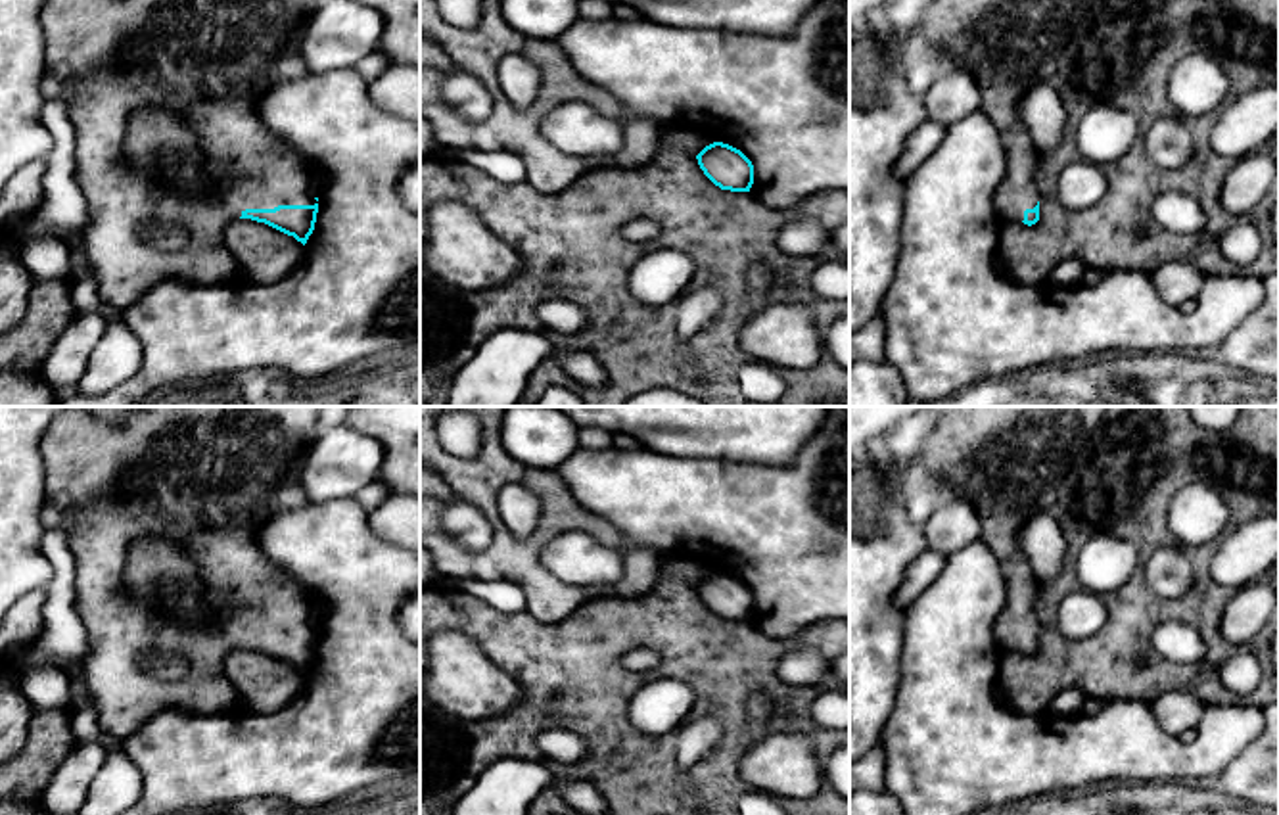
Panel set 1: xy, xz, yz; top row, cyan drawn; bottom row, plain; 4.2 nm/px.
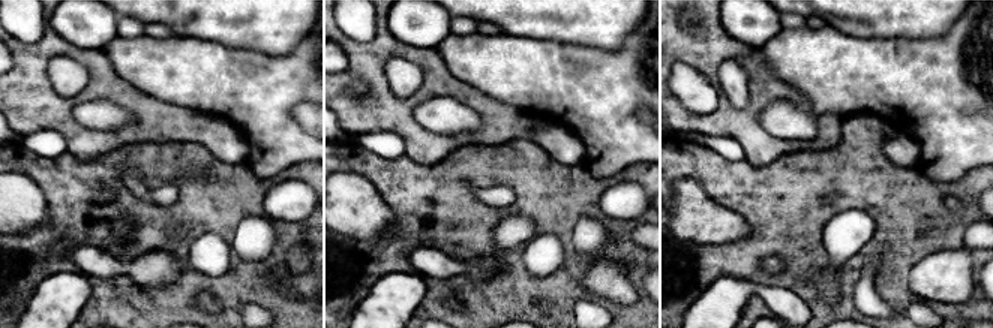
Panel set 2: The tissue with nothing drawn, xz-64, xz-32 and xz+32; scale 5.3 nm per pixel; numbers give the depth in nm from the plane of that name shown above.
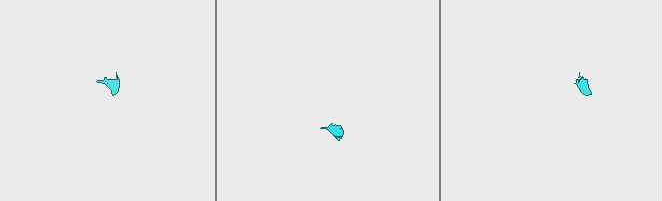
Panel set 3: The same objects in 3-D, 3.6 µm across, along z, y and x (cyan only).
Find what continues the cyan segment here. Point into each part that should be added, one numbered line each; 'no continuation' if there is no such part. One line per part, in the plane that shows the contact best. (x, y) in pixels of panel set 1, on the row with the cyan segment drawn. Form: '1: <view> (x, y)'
1: xy (209, 62)

